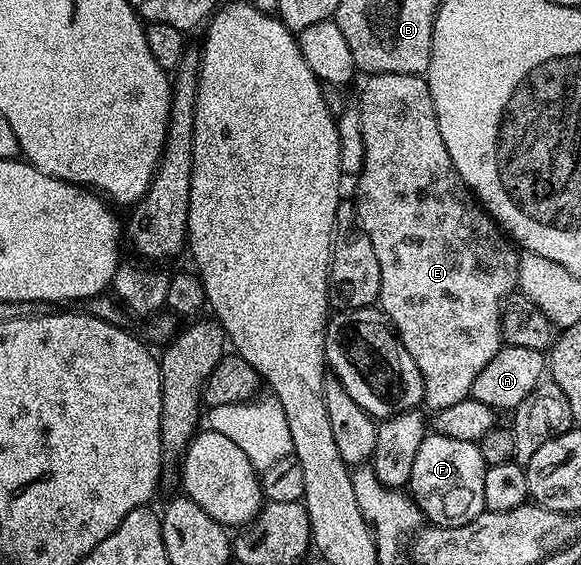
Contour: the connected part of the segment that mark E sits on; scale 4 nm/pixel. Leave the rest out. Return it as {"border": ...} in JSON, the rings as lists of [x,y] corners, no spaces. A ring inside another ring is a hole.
{"border":[[[370,74],[364,79],[365,87],[361,90],[359,109],[363,120],[363,148],[365,159],[361,173],[356,175],[357,198],[355,209],[361,230],[375,244],[375,257],[379,260],[379,276],[381,277],[380,309],[389,320],[390,326],[397,331],[403,348],[411,352],[411,360],[415,360],[415,368],[423,376],[426,407],[436,412],[443,408],[451,408],[451,404],[459,404],[459,400],[470,397],[473,393],[475,376],[483,372],[487,360],[495,356],[502,348],[501,318],[503,303],[518,289],[517,285],[517,260],[519,250],[511,241],[508,234],[494,222],[485,207],[473,196],[469,185],[461,179],[455,164],[451,164],[451,156],[447,152],[447,144],[443,144],[443,132],[439,132],[435,104],[431,100],[428,81],[420,74]]]}

